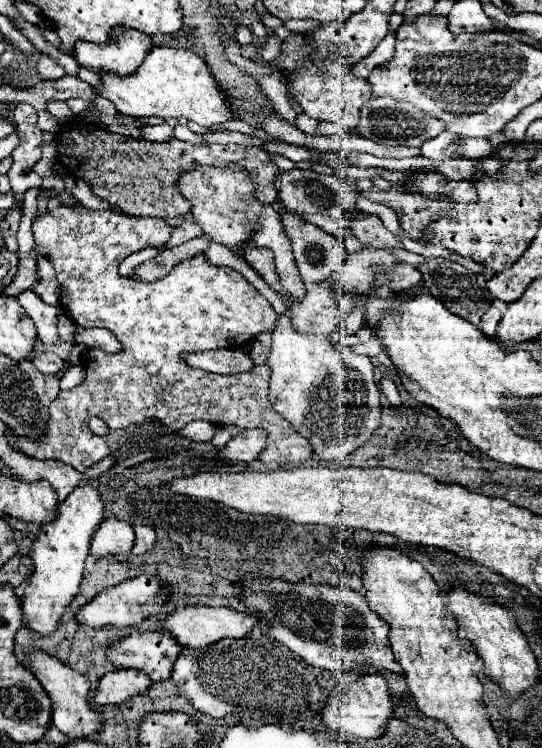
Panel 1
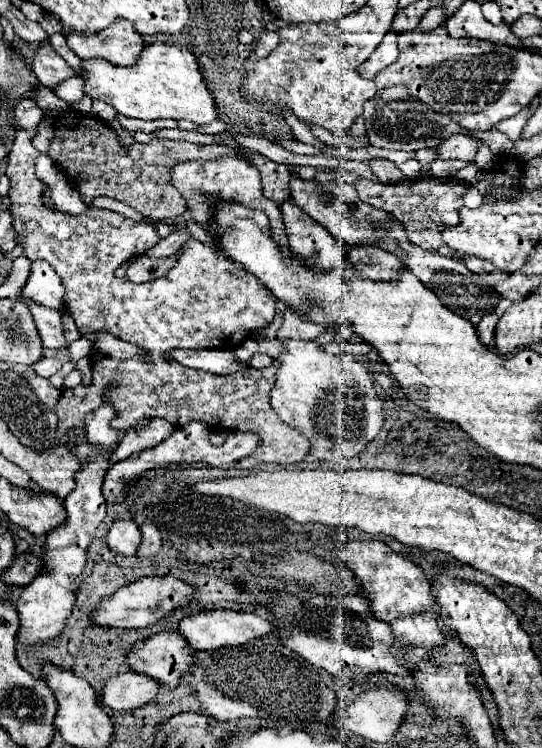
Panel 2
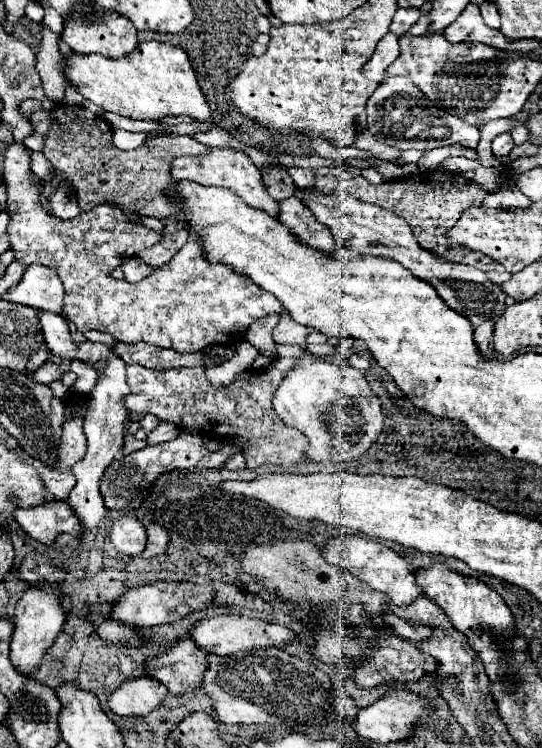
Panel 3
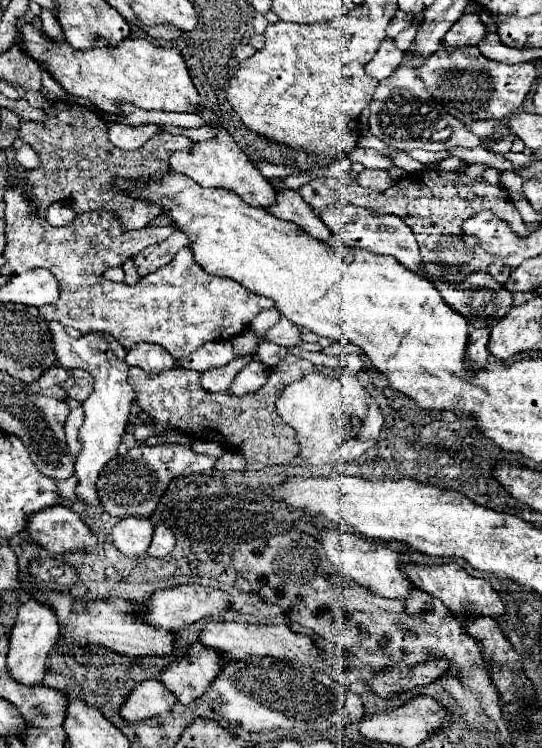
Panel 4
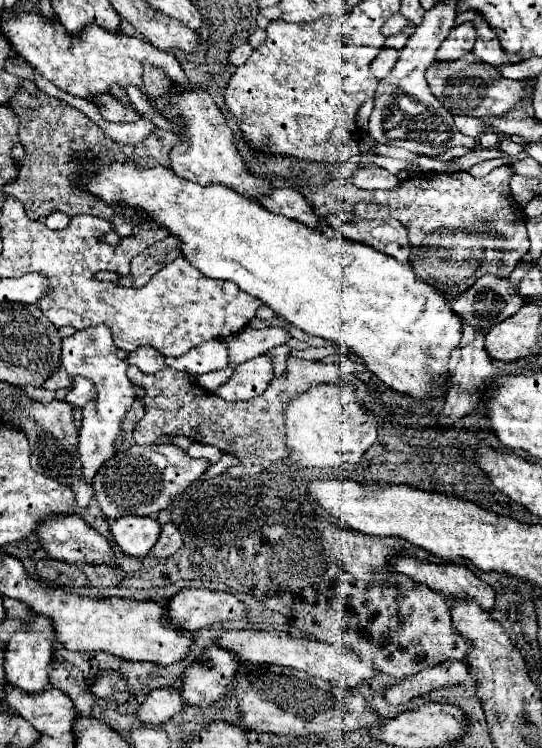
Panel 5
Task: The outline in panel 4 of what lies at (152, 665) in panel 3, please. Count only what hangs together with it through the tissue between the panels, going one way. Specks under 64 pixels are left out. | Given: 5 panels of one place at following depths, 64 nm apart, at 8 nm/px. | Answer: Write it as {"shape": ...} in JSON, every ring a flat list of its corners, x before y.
{"shape":[[196,642,188,656,180,656,178,664,162,672,162,684,182,702,190,704,204,696,222,670,222,654]]}

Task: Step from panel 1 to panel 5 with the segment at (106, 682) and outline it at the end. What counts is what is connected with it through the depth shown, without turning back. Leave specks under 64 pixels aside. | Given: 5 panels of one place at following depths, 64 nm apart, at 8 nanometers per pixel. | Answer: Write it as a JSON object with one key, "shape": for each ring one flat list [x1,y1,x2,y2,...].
{"shape":[[156,688,152,690,138,710,138,720,146,724,166,724,172,716,178,716,184,708,184,698,178,688]]}

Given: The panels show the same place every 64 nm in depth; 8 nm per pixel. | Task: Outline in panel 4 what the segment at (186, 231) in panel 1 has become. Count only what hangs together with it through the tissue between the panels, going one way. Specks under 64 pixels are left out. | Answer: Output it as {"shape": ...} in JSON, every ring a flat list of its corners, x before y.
{"shape":[[176,230,176,232,174,232,170,238,166,238,164,242,152,244,152,246,144,248,142,252,138,252,138,254,132,258,132,262,134,262,134,266,140,270,140,272,138,272,140,278,144,278,144,276,156,272,158,268,162,268,164,264,168,264,168,262,176,256,176,252,180,252,184,246,188,246,188,238,186,238,180,230]]}

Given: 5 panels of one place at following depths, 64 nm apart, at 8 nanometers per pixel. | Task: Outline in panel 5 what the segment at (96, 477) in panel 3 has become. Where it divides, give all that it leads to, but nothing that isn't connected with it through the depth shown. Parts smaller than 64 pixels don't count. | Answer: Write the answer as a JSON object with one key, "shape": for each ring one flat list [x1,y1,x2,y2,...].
{"shape":[[98,324,84,330,78,330,70,338,62,340,62,366,72,376,84,376,96,384,98,400,84,406,84,420,80,430,80,460,84,464,84,478,92,480,104,460,108,460,114,450,114,440,120,436,120,422,130,410,136,388,126,376,128,362,116,356,116,346,108,326]]}

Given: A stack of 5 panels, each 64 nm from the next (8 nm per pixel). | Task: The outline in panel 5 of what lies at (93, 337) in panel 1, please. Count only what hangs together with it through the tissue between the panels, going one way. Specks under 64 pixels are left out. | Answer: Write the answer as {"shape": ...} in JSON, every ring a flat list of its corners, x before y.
{"shape":[[142,346,134,352,130,352,126,360,128,360,128,364,134,364,136,368,140,368,140,372,144,372,144,374,154,374,154,372,166,368,164,356,148,346]]}

